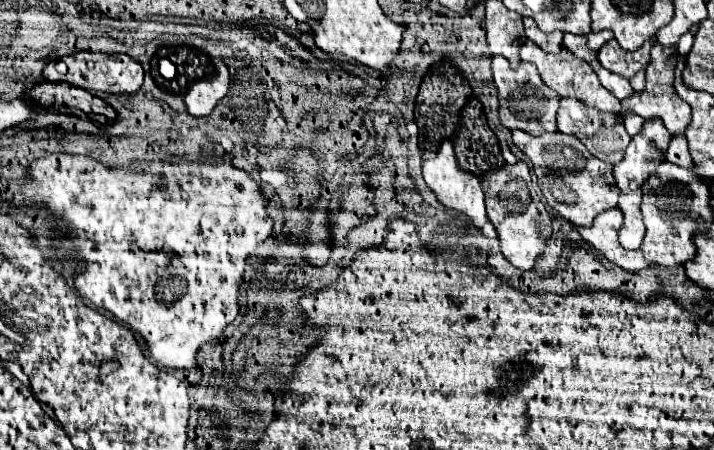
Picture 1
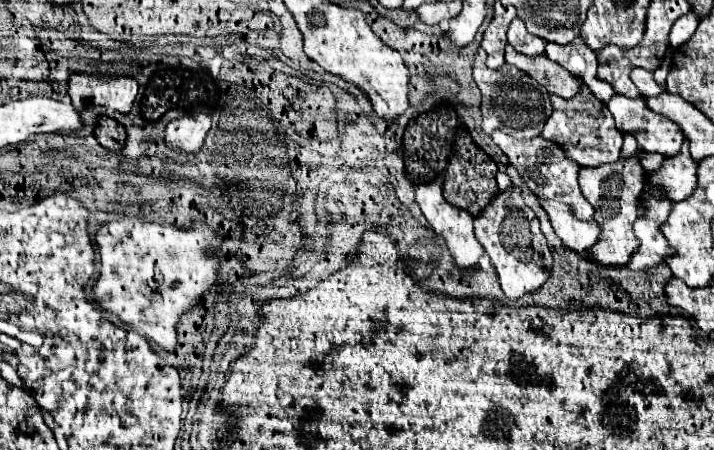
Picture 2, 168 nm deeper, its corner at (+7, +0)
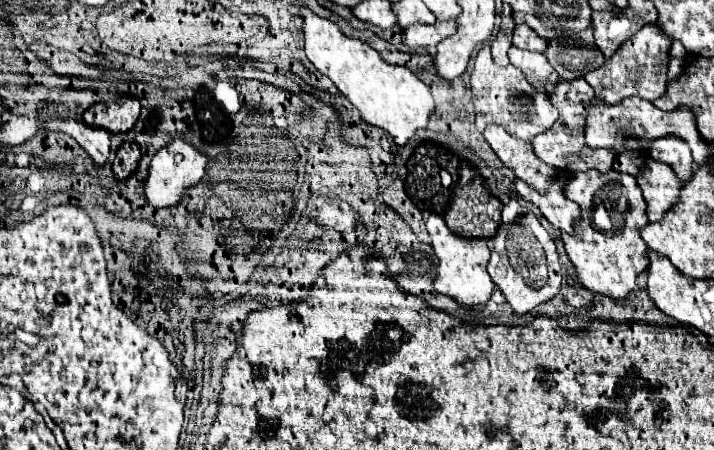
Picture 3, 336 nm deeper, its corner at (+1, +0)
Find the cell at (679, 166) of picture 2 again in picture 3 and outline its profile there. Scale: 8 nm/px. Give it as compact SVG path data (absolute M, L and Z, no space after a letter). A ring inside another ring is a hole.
M647 157L637 173L637 185L641 187L647 201L647 217L651 223L655 223L669 207L673 207L685 183L673 175L671 167L665 167L665 163Z

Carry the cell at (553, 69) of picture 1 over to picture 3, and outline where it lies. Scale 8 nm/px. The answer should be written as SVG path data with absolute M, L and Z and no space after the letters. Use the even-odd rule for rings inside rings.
M511 47L509 49L509 61L517 69L521 69L525 79L533 87L537 87L539 91L549 93L549 91L553 91L553 87L559 81L557 73L553 71L553 67L549 65L549 61L545 59L543 53L531 53L531 51L523 51L523 49Z

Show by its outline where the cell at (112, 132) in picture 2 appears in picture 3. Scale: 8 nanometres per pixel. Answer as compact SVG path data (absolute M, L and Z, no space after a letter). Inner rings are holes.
M125 143L125 145L119 147L119 151L115 155L115 161L111 165L117 181L123 181L123 179L127 179L127 177L133 175L133 171L139 165L139 157L141 157L139 153L141 151L139 151L137 143Z

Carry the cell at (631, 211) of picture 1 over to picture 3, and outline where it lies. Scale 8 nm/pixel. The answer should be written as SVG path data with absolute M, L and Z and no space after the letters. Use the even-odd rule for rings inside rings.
M585 171L585 173L573 173L569 183L565 185L563 195L571 201L575 201L581 207L581 217L579 221L573 225L575 235L561 235L567 257L571 261L571 265L575 267L575 277L577 283L587 289L587 291L595 291L601 295L607 295L611 299L625 299L633 287L635 287L635 279L639 277L641 271L645 271L645 267L649 265L645 259L645 241L641 241L641 227L645 227L647 215L645 215L645 199L641 195L641 189L637 187L635 177L625 175L625 173L617 173L617 171L607 171L607 173L599 173L599 171Z

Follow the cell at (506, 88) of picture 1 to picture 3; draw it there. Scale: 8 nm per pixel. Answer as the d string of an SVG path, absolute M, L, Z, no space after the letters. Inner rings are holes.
M483 45L479 49L469 83L475 105L475 127L479 131L483 131L489 123L495 123L501 125L513 137L529 141L533 137L533 129L537 129L537 123L539 123L539 133L545 133L557 121L557 109L549 105L547 95L529 87L527 79L517 69L511 71L511 65L507 65L505 69L497 67L491 59L489 45Z

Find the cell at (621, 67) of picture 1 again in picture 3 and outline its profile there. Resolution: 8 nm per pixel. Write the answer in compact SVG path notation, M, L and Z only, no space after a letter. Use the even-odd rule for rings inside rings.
M659 25L643 27L639 33L629 37L629 41L625 41L611 59L605 59L605 63L599 69L589 71L589 75L585 75L583 79L593 87L595 97L605 99L607 103L617 103L617 99L631 97L631 95L643 97L647 101L655 101L667 89L669 45L671 41L661 31Z

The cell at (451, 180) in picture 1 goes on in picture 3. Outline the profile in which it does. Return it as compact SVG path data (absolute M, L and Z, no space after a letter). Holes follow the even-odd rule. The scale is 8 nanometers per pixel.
M431 213L427 217L427 231L431 237L431 247L439 259L437 265L437 277L435 277L435 291L441 295L451 297L453 301L457 301L461 307L479 307L485 305L491 299L493 293L493 281L489 279L487 273L487 263L489 263L489 249L487 249L487 241L483 239L457 239L457 235L453 235L453 231L449 231L449 227L445 227L443 217Z

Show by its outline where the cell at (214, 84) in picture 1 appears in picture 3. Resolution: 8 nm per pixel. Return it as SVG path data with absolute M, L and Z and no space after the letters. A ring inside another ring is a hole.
M175 139L171 145L163 147L161 151L155 153L155 157L149 163L149 177L145 183L145 197L147 203L155 209L163 209L163 207L173 207L179 205L183 199L185 189L195 187L203 175L205 175L205 165L207 165L207 157L201 155L193 145L189 145L183 139Z

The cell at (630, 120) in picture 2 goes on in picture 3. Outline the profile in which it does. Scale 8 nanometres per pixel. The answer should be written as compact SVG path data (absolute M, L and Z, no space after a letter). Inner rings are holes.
M665 137L649 143L649 157L667 163L681 181L689 181L693 175L693 157L689 155L689 145L681 139Z

